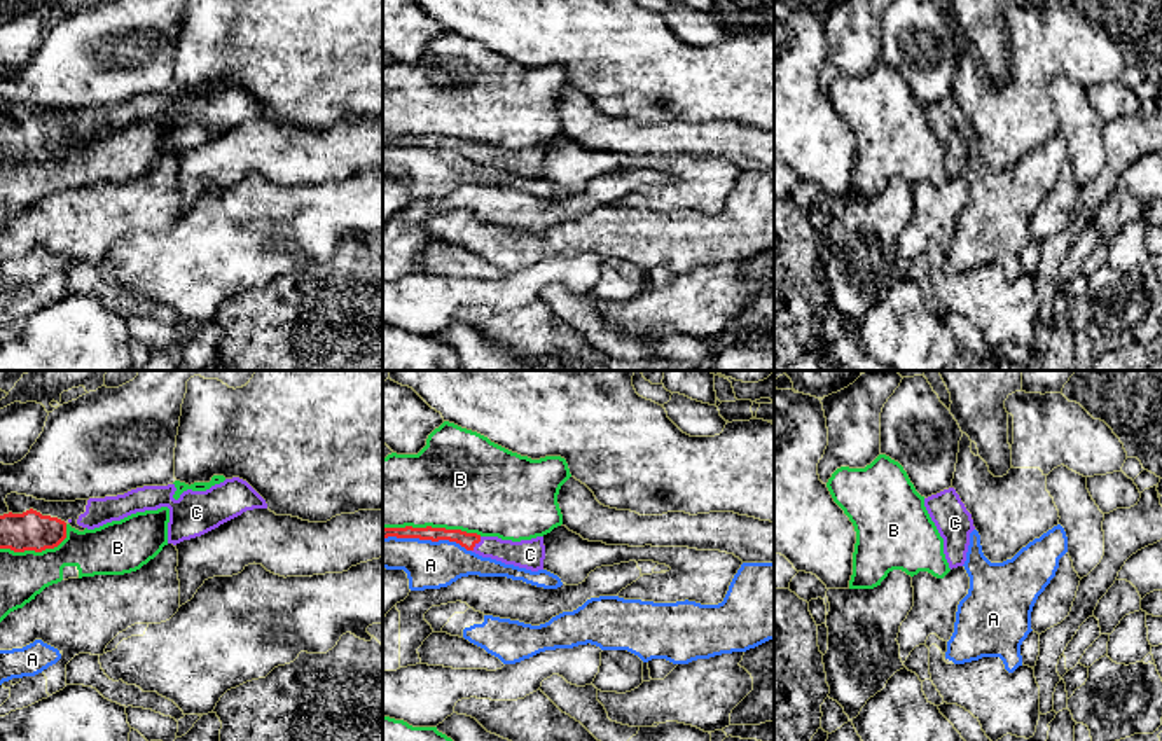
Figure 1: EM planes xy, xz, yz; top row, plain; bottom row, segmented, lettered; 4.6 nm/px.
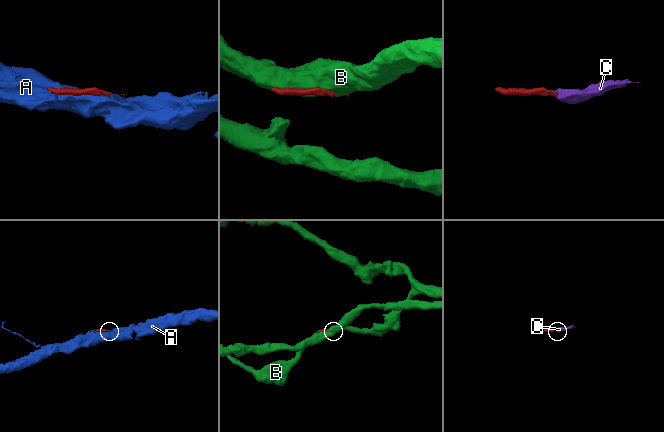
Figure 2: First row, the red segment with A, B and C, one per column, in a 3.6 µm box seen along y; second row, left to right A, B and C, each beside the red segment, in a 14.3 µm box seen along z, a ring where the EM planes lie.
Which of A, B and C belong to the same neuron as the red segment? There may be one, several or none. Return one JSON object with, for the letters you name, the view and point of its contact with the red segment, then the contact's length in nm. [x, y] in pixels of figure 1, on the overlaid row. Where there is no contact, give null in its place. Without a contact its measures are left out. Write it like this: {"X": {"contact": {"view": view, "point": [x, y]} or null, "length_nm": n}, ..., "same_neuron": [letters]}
{"C": {"contact": {"view": "xz", "point": [477, 542]}, "length_nm": 80}, "same_neuron": ["C"]}

